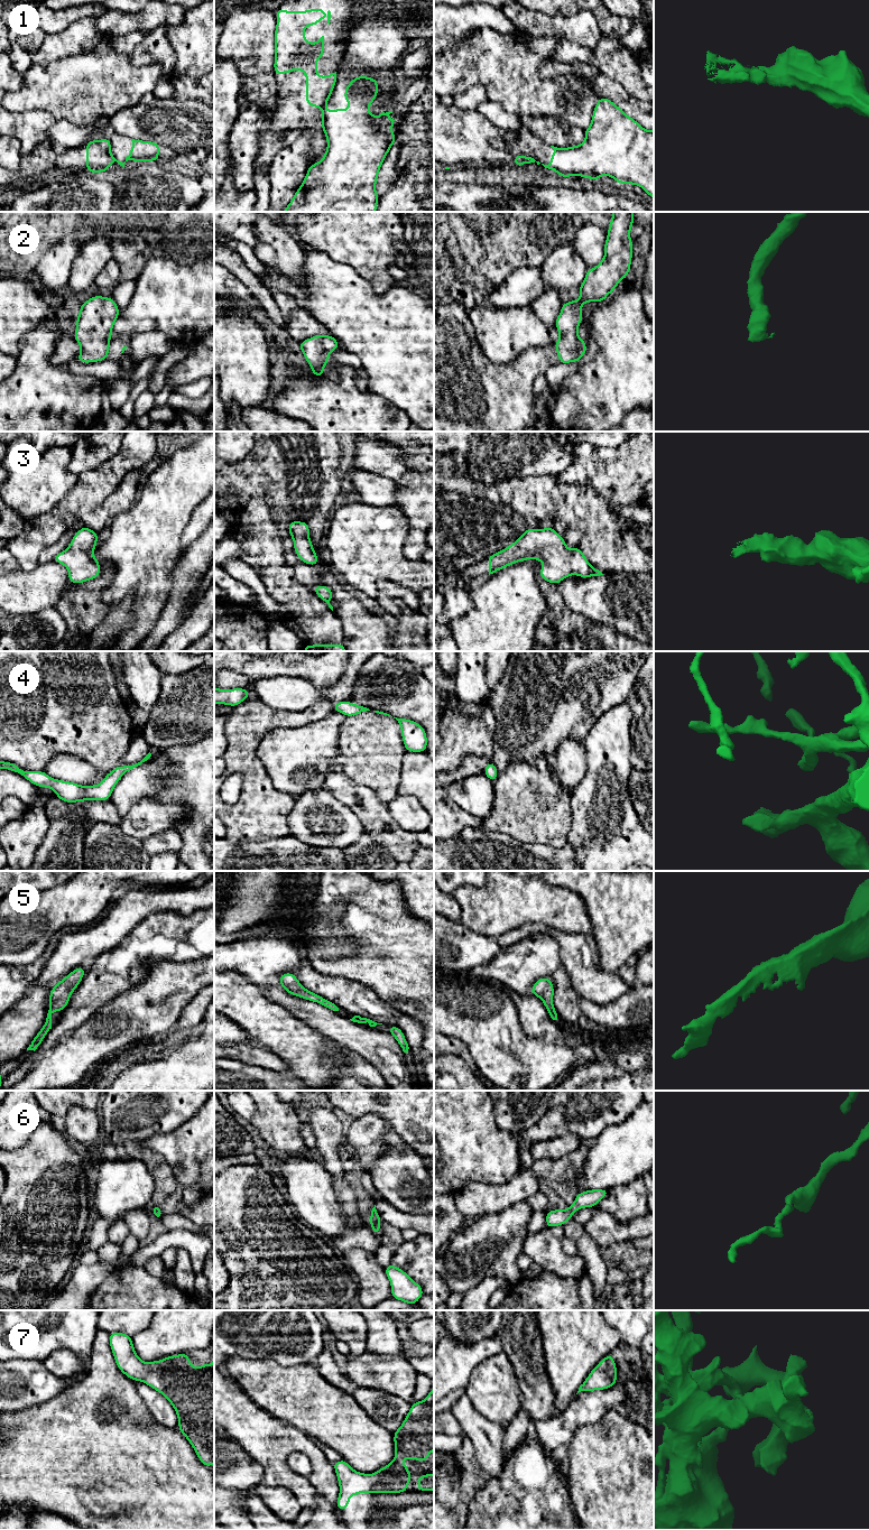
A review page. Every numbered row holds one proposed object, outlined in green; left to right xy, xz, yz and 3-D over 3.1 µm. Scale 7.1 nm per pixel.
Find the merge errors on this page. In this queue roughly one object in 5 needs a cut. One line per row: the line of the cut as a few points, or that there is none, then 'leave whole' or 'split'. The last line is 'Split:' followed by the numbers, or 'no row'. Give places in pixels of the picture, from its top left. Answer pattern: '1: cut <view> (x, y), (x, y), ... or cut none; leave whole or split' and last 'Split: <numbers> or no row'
1: cut xz (324, 105), (322, 109); split
2: cut none; leave whole
3: cut none; leave whole
4: cut none; leave whole
5: cut none; leave whole
6: cut none; leave whole
7: cut none; leave whole
Split: 1

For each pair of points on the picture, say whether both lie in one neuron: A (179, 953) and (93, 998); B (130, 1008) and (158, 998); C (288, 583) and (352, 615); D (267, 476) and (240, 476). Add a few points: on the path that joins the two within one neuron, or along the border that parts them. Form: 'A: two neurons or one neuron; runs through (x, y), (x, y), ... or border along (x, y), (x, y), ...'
A: one neuron; runs through (158, 953), (138, 953), (114, 976)
B: one neuron; runs through (137, 1008), (147, 999), (151, 999)
C: two neurons; border along (332, 611), (340, 620), (342, 636)
D: one neuron; runs through (260, 476), (247, 476)

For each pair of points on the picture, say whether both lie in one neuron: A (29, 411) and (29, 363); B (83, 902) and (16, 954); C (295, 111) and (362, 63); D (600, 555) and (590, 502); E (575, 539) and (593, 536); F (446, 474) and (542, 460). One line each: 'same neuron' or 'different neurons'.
A: same neuron
B: same neuron
C: different neurons
D: same neuron
E: different neurons
F: different neurons

